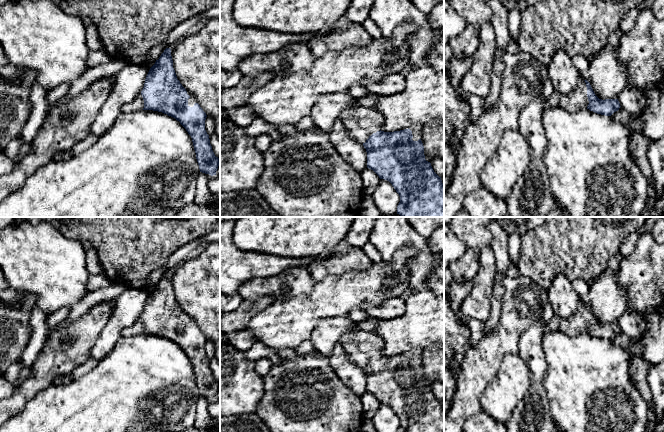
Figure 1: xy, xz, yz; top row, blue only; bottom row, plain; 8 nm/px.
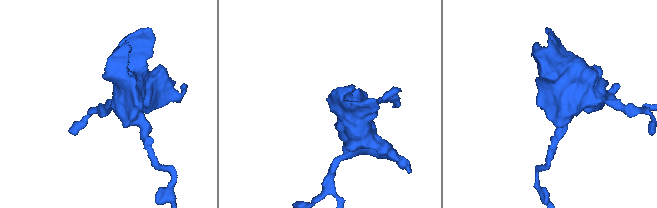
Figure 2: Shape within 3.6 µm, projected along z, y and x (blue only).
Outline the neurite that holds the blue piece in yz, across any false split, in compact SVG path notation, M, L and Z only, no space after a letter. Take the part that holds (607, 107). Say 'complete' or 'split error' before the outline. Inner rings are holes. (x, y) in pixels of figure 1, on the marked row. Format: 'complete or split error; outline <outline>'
split error; outline M579 76L574 91L565 96L561 96L559 107L569 112L576 112L587 108L597 114L611 116L621 106L618 99L599 99L595 95L590 83Z

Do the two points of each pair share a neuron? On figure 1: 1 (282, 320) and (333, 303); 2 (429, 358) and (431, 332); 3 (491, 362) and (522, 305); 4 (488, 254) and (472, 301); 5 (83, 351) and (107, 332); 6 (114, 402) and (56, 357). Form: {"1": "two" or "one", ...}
{"1": "one", "2": "two", "3": "one", "4": "one", "5": "two", "6": "two"}

